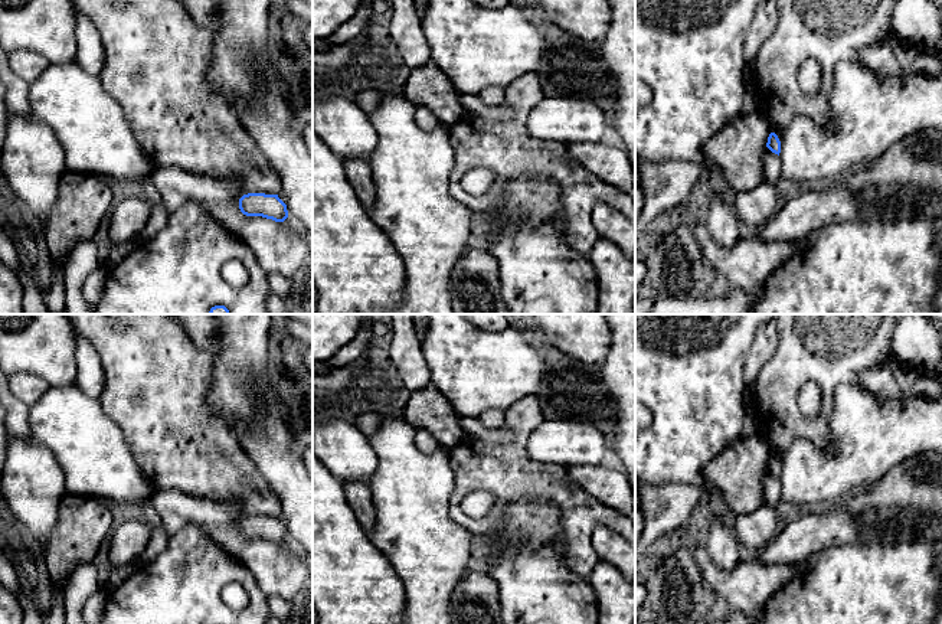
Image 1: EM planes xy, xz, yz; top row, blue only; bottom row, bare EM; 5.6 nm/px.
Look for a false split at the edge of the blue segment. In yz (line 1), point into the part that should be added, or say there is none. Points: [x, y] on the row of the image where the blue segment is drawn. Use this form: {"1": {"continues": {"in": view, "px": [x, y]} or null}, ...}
{"1": {"continues": null}}

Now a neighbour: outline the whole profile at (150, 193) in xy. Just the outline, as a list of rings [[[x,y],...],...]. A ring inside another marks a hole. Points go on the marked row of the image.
[[[150,176],[138,180],[140,183],[140,187],[141,187],[141,193],[143,193],[143,197],[147,200],[147,202],[151,202],[160,208],[163,208],[163,200],[158,195],[158,190],[156,189],[156,186],[153,184],[153,180]]]

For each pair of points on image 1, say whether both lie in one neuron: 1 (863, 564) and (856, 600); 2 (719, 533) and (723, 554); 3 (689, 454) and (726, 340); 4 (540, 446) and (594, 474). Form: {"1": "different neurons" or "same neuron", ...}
{"1": "same neuron", "2": "same neuron", "3": "same neuron", "4": "different neurons"}

